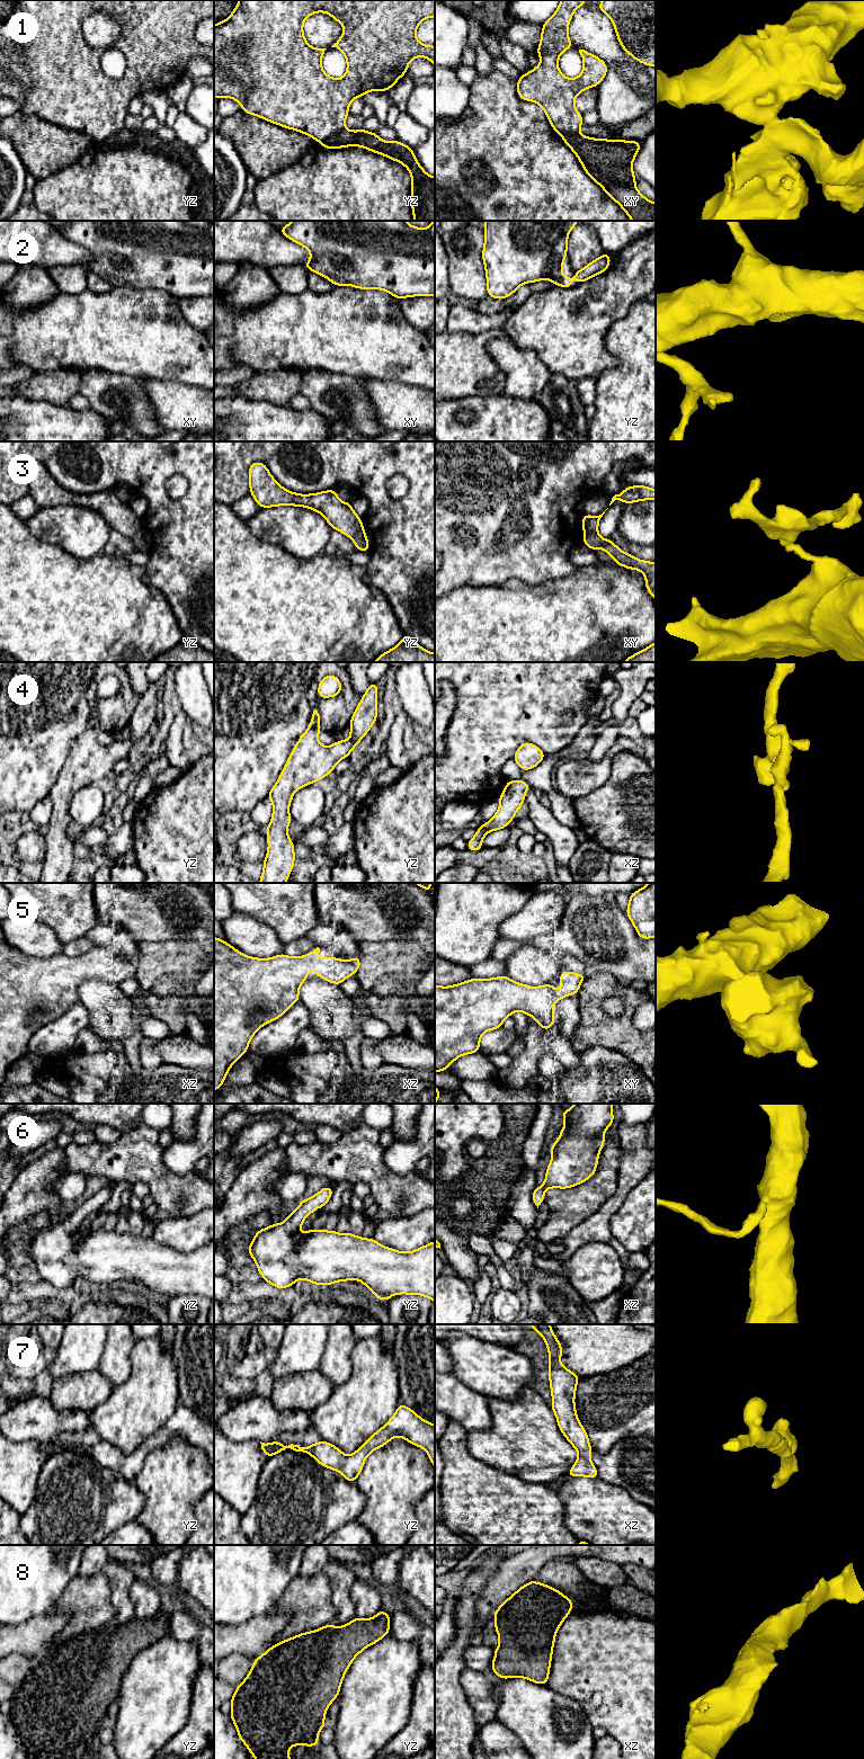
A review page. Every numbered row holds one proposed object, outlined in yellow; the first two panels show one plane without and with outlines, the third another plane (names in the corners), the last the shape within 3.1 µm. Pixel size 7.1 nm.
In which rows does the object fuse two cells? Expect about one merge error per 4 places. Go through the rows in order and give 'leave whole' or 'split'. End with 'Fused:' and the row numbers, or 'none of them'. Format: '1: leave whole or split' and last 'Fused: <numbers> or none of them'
1: split
2: leave whole
3: split
4: leave whole
5: leave whole
6: leave whole
7: leave whole
8: leave whole
Fused: 1, 3

